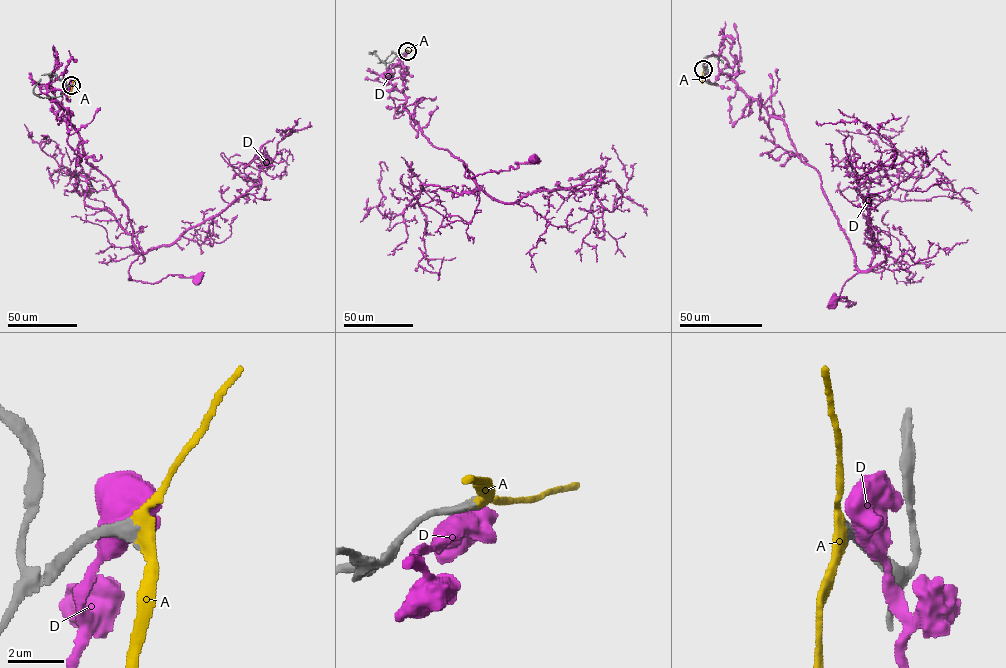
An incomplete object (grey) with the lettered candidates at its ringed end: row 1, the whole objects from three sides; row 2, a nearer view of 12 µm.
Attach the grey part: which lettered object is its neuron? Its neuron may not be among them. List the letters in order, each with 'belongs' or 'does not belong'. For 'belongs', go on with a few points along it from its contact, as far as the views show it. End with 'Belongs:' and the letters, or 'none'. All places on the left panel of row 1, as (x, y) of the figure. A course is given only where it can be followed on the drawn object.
A: belongs | via (71, 85), (69, 97)
D: does not belong
Belongs: A

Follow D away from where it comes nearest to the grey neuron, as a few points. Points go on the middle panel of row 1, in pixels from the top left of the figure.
D: (406, 52), (382, 74), (404, 96), (426, 138), (461, 160), (476, 180), (465, 164), (465, 177), (534, 158)

